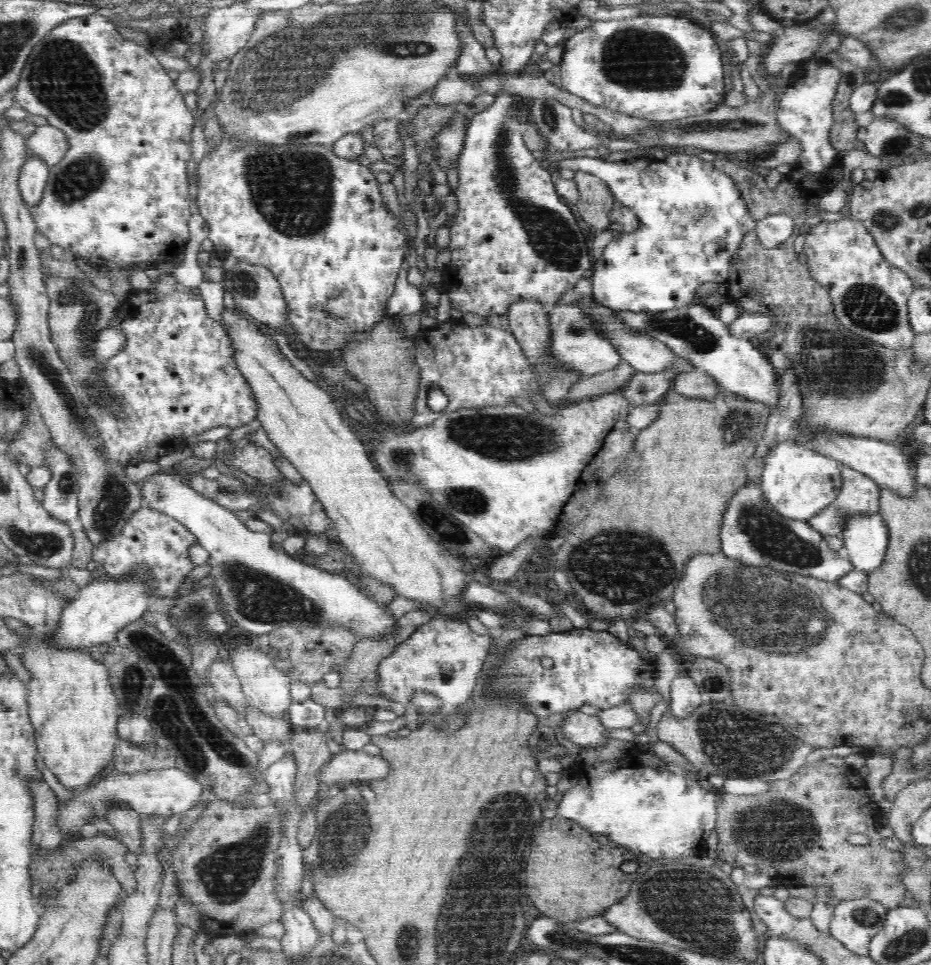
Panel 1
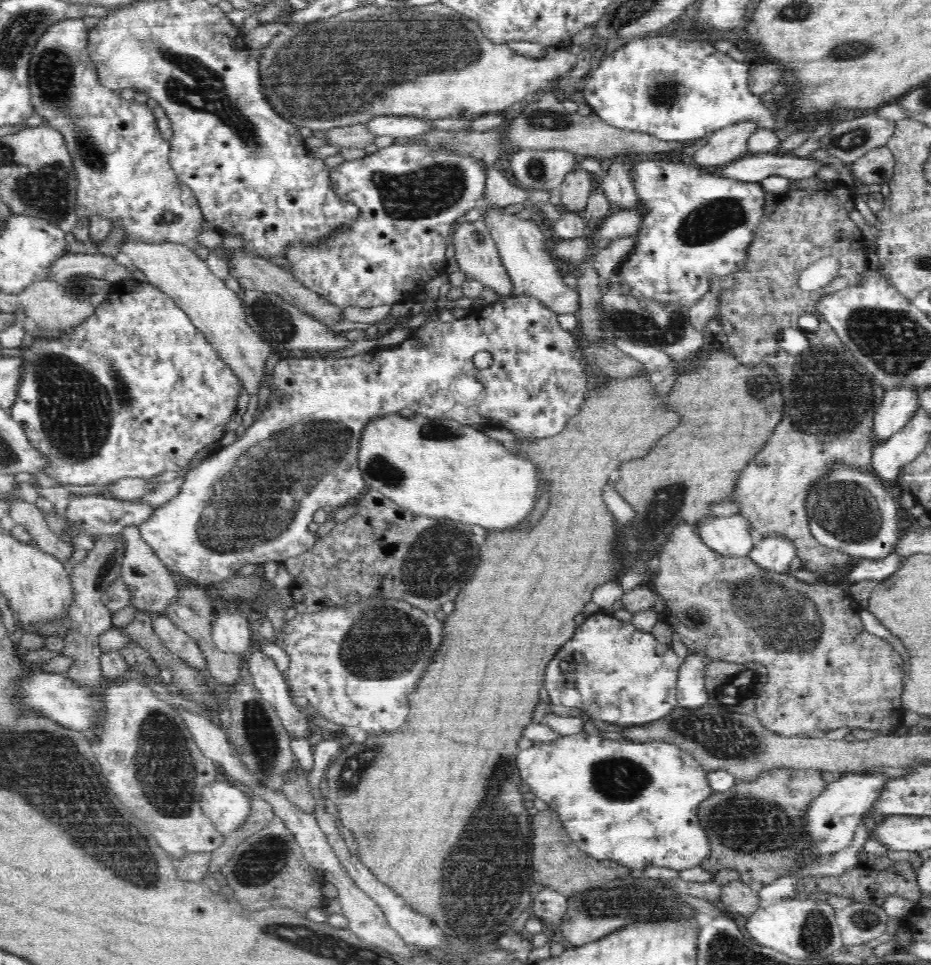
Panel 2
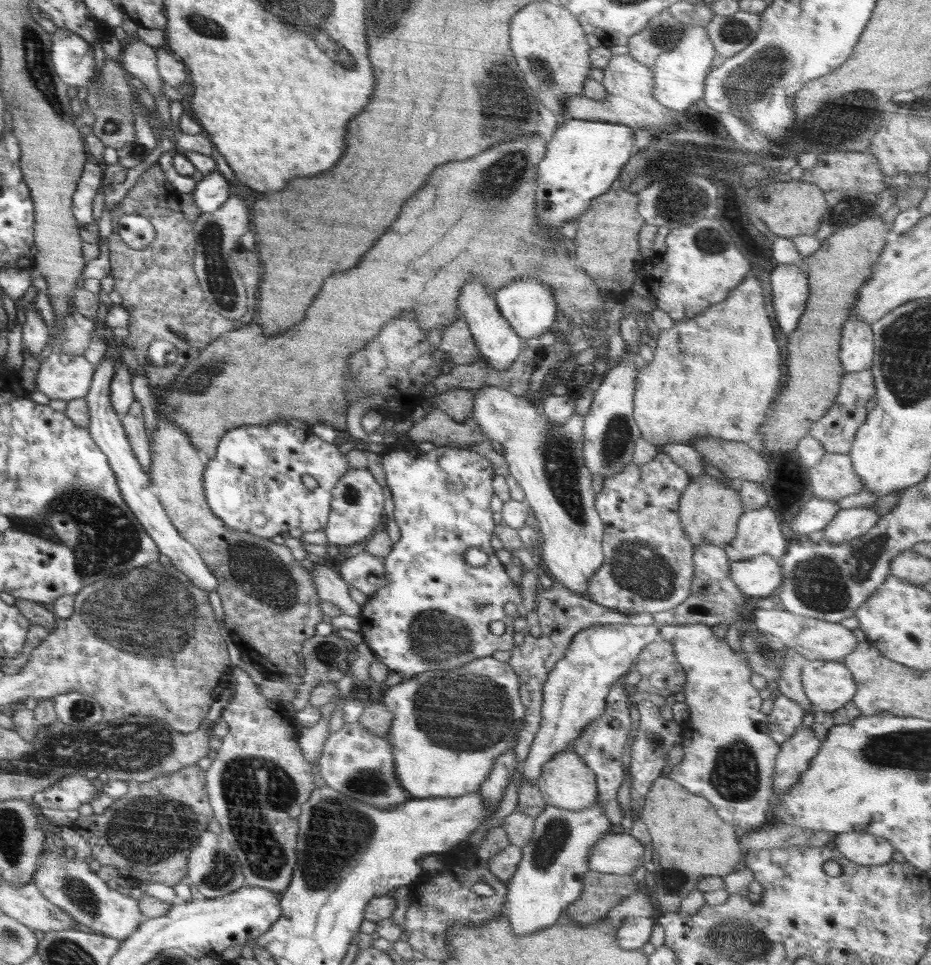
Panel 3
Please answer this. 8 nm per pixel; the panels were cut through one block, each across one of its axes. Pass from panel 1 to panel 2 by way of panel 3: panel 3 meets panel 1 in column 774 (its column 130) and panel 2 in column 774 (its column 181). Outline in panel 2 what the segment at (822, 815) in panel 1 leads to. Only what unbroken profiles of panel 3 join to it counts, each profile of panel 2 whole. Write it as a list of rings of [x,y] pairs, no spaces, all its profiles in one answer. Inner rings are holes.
[[[774,768],[762,772],[756,780],[737,781],[732,788],[725,791],[713,792],[700,804],[698,818],[706,837],[710,841],[710,854],[701,864],[704,870],[714,875],[722,868],[736,868],[740,873],[742,883],[749,885],[753,881],[760,881],[763,885],[771,884],[780,877],[801,870],[801,864],[812,864],[812,853],[808,857],[808,837],[804,833],[804,812],[808,810],[810,802],[820,796],[826,788],[827,782],[822,772],[812,769]]]

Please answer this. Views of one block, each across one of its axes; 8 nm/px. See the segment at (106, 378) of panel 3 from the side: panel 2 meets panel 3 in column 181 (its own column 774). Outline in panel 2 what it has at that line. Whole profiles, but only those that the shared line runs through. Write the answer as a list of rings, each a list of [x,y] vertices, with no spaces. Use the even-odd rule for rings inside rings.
[[[768,536],[757,541],[748,556],[762,569],[784,573],[792,558],[796,558],[796,548],[784,536]]]

